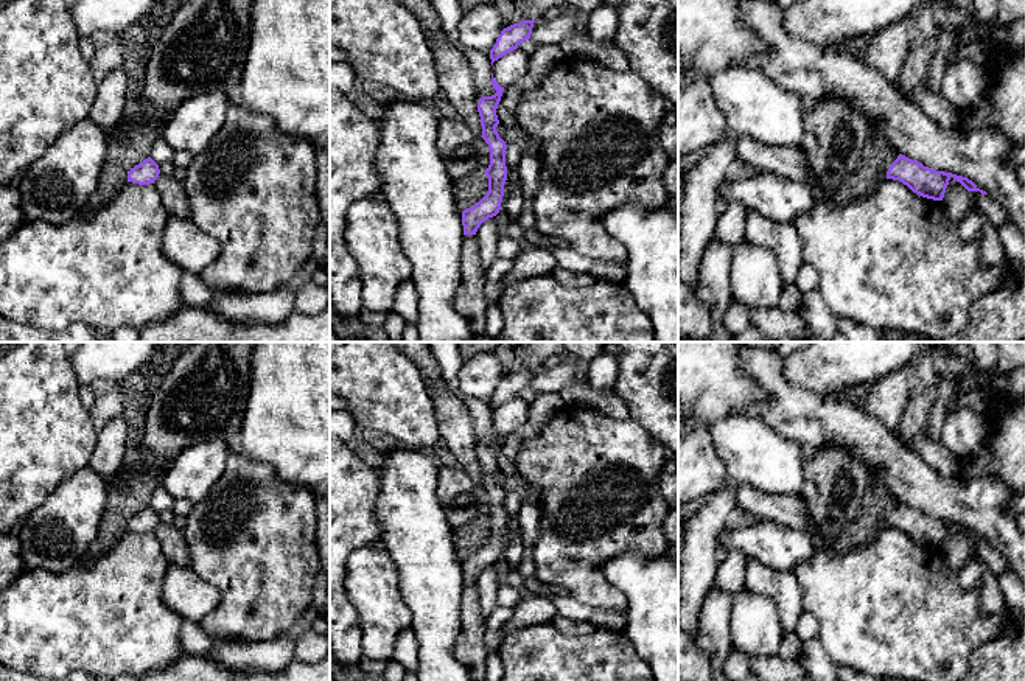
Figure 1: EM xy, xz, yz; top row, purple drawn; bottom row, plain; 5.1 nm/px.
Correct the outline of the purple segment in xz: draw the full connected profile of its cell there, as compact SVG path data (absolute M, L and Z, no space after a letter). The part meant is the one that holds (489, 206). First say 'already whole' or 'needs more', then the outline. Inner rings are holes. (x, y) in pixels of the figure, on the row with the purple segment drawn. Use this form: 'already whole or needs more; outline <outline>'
already whole; outline M493 73L492 86L496 93L492 96L482 96L478 103L478 112L482 126L481 137L485 140L490 149L490 165L485 169L485 176L488 177L488 191L479 202L462 211L464 235L476 235L482 222L499 213L504 196L504 183L507 180L507 145L496 131L496 126L499 124L496 109L501 101L504 87L495 81Z

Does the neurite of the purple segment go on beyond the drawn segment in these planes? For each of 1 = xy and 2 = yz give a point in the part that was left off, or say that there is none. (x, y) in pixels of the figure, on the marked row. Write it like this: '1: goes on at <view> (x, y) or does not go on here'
1: does not go on here
2: does not go on here

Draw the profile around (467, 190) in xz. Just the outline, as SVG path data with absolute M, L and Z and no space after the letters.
M476 173L453 180L453 194L460 211L473 207L488 191L488 177L485 173Z

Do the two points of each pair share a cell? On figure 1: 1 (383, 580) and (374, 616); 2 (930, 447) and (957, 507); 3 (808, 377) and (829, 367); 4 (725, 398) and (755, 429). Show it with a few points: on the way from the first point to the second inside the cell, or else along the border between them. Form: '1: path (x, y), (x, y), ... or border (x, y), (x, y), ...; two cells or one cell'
1: path (378, 590), (378, 607); one cell
2: border (915, 453), (943, 476), (955, 478); two cells
3: path (812, 372), (817, 367), (825, 367); one cell
4: border (745, 414), (725, 415), (713, 425), (710, 434); two cells

